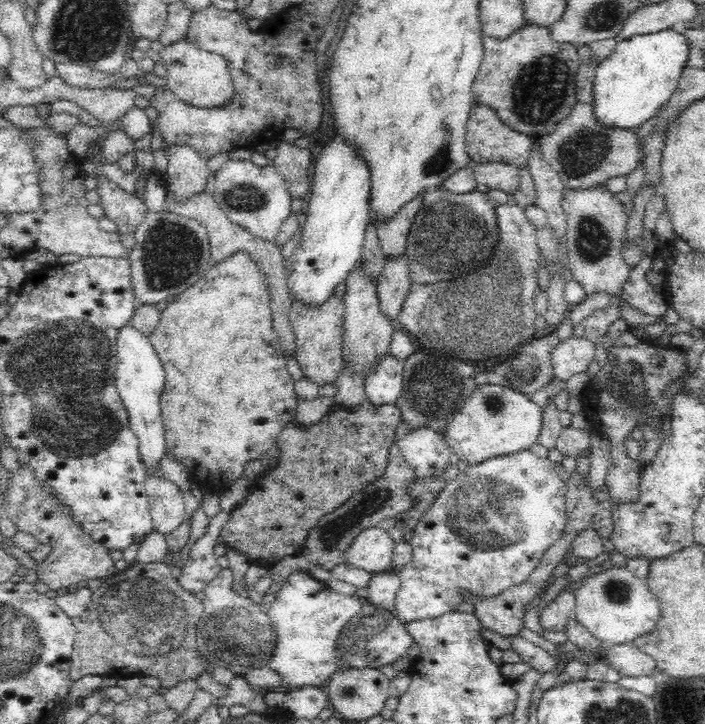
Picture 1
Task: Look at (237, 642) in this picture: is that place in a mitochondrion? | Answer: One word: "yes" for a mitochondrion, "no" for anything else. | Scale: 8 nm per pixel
yes

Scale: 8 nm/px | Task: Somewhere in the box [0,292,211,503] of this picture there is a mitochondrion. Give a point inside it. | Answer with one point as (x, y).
(46, 357)

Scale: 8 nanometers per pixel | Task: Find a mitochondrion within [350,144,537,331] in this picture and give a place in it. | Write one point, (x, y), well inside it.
(448, 226)

